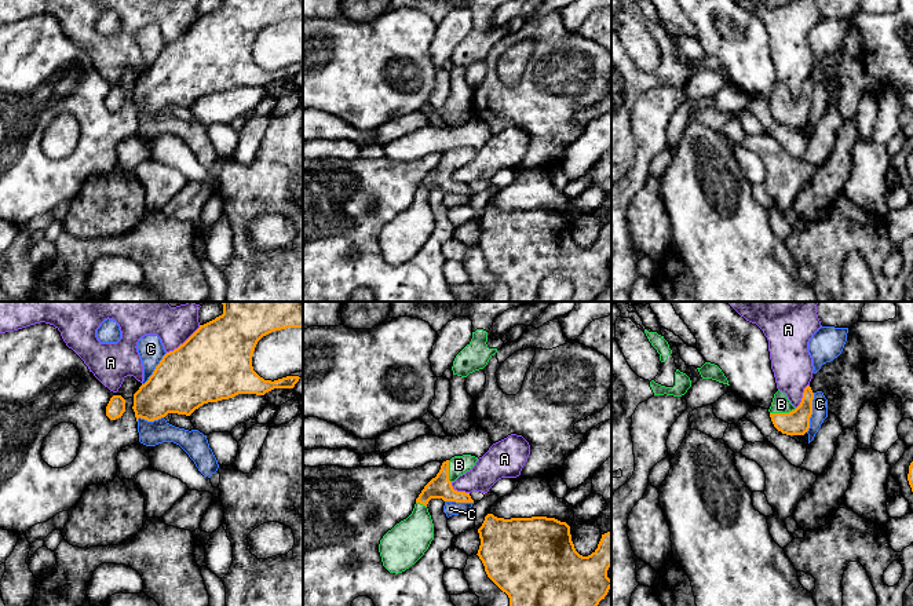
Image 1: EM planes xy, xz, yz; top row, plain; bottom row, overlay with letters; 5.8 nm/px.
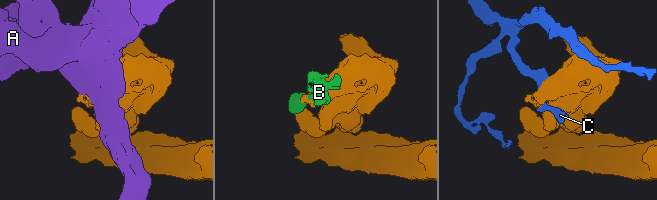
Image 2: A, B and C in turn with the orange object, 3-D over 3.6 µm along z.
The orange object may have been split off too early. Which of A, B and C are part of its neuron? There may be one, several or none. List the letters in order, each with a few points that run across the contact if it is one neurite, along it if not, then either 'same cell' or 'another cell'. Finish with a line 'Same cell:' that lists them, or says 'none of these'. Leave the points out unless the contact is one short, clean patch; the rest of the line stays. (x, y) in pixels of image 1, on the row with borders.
A: another cell
B: line yz (798, 422), (789, 420), (782, 413), (781, 404); same cell
C: another cell
Same cell: B

